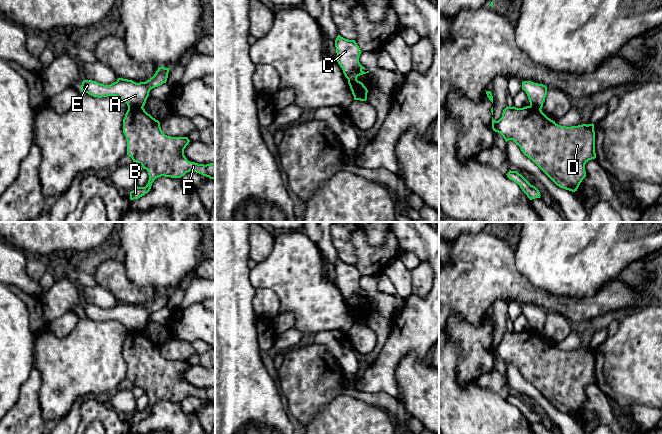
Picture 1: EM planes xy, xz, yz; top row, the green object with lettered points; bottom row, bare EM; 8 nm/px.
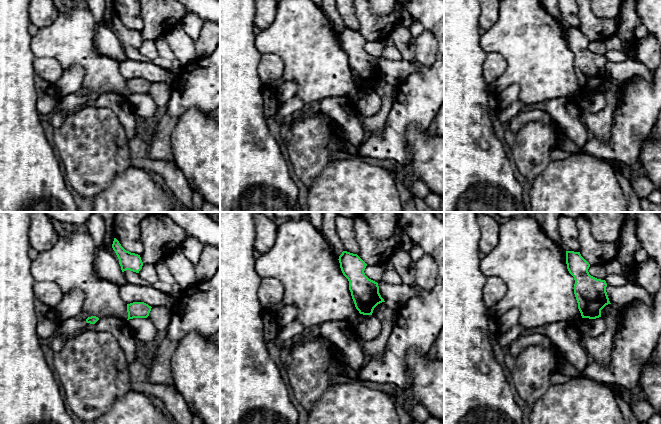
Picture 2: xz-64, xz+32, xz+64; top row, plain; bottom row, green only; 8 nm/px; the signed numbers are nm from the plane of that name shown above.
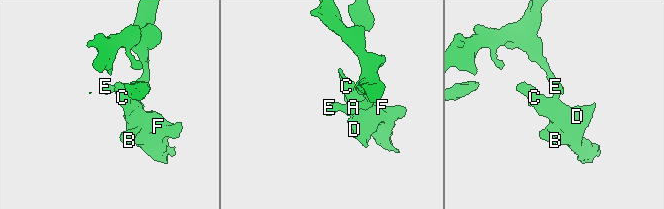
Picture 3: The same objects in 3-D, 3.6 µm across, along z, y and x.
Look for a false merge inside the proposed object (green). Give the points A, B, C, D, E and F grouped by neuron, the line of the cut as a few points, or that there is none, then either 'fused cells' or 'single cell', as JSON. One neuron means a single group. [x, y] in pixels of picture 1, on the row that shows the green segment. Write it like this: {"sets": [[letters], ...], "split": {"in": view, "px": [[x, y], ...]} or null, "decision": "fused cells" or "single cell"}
{"sets": [["A", "E"], ["B", "C", "D", "F"]], "split": {"in": "xy", "px": [[142, 107], [128, 108]]}, "decision": "fused cells"}

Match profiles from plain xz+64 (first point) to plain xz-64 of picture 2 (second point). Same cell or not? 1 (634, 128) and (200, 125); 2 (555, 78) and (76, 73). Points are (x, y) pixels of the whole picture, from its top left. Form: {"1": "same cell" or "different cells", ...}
{"1": "different cells", "2": "different cells"}

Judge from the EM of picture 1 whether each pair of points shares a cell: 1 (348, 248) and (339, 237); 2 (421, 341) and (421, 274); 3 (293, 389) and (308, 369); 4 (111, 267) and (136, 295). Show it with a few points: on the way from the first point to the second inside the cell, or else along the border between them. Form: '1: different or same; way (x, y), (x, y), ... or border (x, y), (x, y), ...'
1: same; way (345, 245), (342, 240)
2: different; border (428, 292), (425, 296), (416, 296), (411, 293)
3: same; way (298, 384), (308, 374)
4: same; way (114, 274), (129, 289)

